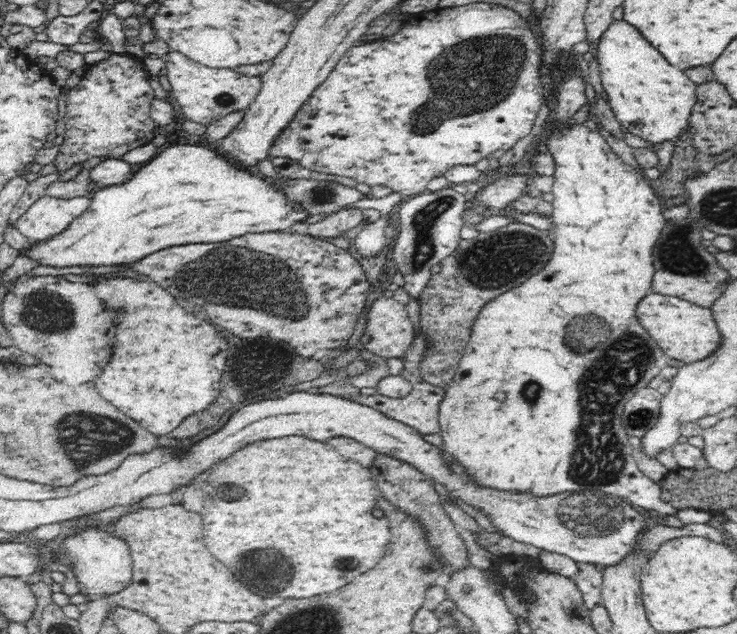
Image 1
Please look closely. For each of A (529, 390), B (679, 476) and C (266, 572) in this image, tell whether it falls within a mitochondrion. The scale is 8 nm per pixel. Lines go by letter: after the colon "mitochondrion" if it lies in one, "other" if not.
A: mitochondrion
B: other
C: mitochondrion

